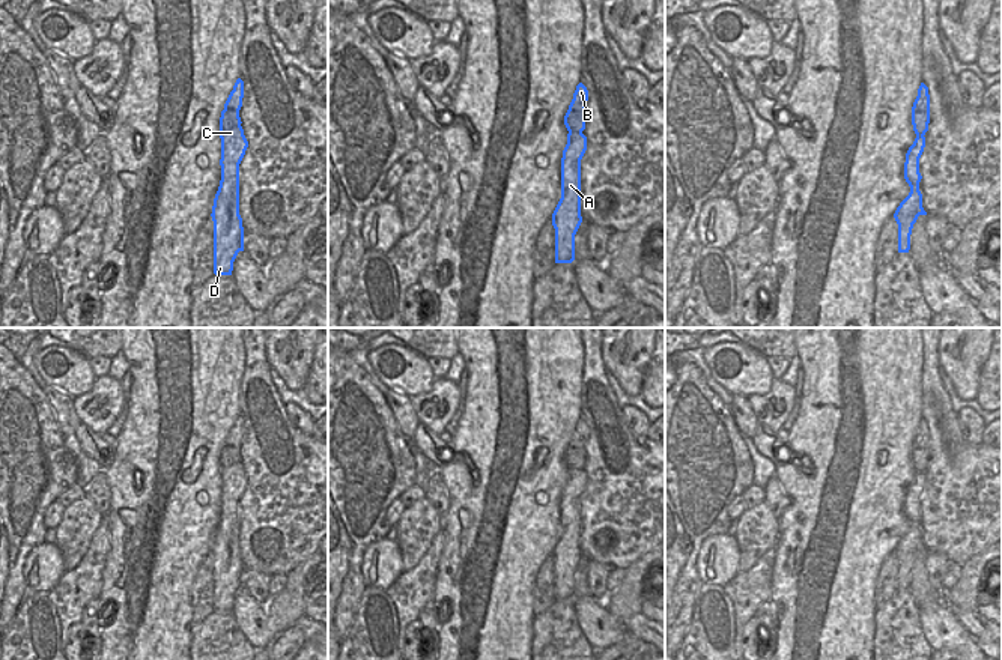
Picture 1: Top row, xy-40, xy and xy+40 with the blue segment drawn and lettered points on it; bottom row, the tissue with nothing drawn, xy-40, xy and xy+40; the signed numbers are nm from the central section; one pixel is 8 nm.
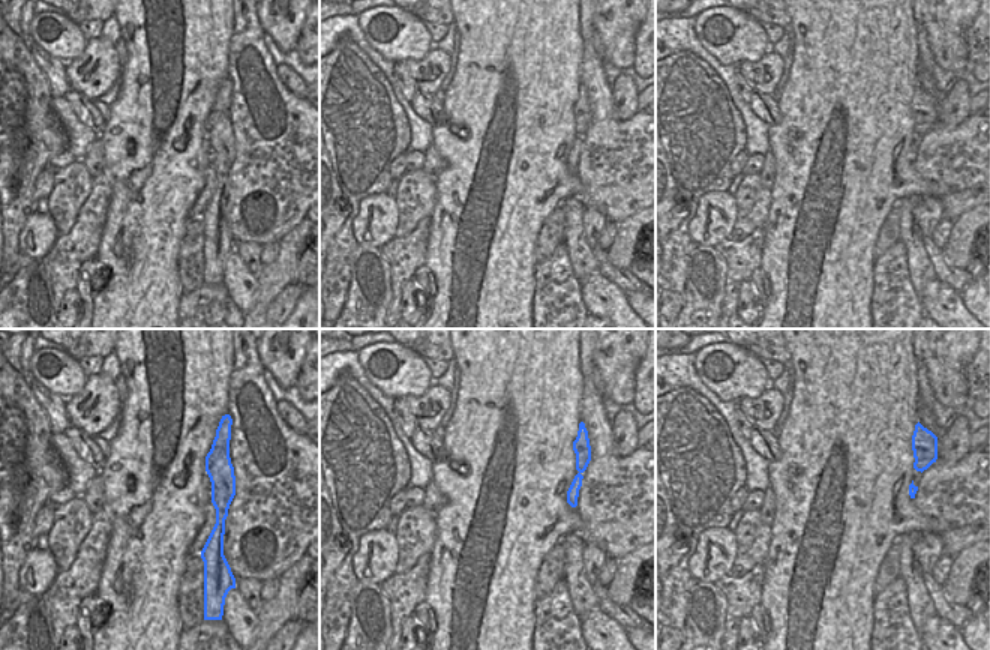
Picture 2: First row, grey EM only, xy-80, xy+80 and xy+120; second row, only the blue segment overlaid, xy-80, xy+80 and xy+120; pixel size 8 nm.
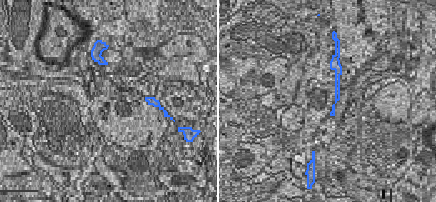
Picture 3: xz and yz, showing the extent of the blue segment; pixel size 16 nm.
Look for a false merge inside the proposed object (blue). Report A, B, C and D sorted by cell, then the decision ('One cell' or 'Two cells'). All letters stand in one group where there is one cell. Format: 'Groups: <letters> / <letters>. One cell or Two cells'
Groups: A C D / B. Two cells

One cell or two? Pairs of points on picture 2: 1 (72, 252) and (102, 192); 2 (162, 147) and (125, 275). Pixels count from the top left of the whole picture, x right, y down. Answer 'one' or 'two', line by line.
1: one
2: one

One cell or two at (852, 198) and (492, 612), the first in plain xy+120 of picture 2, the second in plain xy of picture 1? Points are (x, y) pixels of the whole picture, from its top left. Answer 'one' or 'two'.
one

